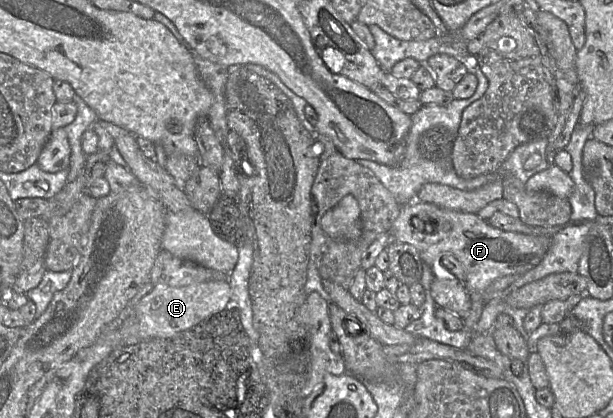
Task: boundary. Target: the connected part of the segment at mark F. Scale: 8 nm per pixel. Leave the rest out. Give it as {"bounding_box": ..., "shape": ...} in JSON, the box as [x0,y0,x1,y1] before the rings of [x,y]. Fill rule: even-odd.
{"bounding_box":[390,200,552,292],"shape":[[[418,200],[401,206],[400,213],[392,225],[390,235],[392,240],[414,246],[422,262],[431,268],[435,278],[456,278],[456,272],[451,272],[453,266],[451,263],[448,263],[450,261],[448,257],[441,259],[445,255],[455,257],[460,263],[460,266],[456,266],[455,268],[458,272],[461,272],[461,268],[463,268],[465,287],[469,292],[482,292],[488,285],[500,277],[506,275],[522,275],[533,269],[544,258],[552,240],[552,237],[549,236],[502,231],[491,226],[487,220],[482,220],[477,214],[450,210]],[[414,217],[419,218],[420,221],[424,223],[425,231],[420,231],[413,226],[412,219]]]}

